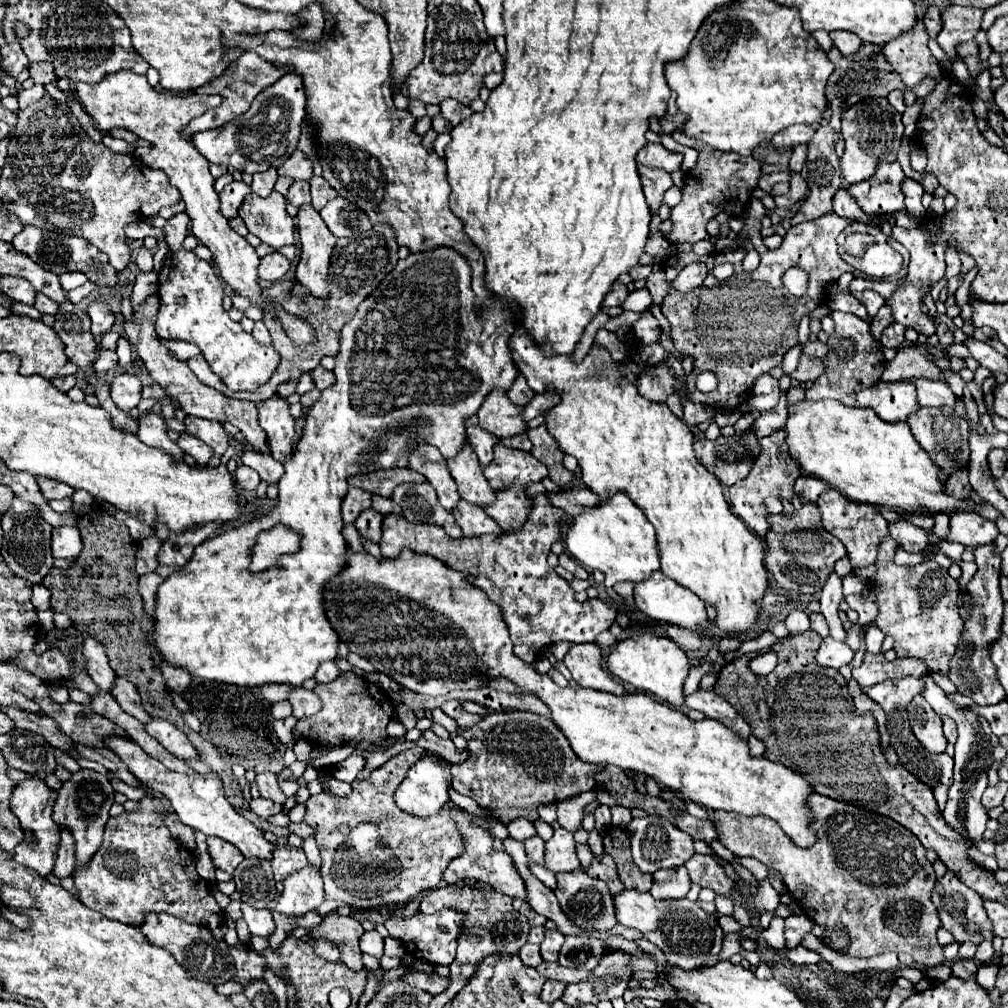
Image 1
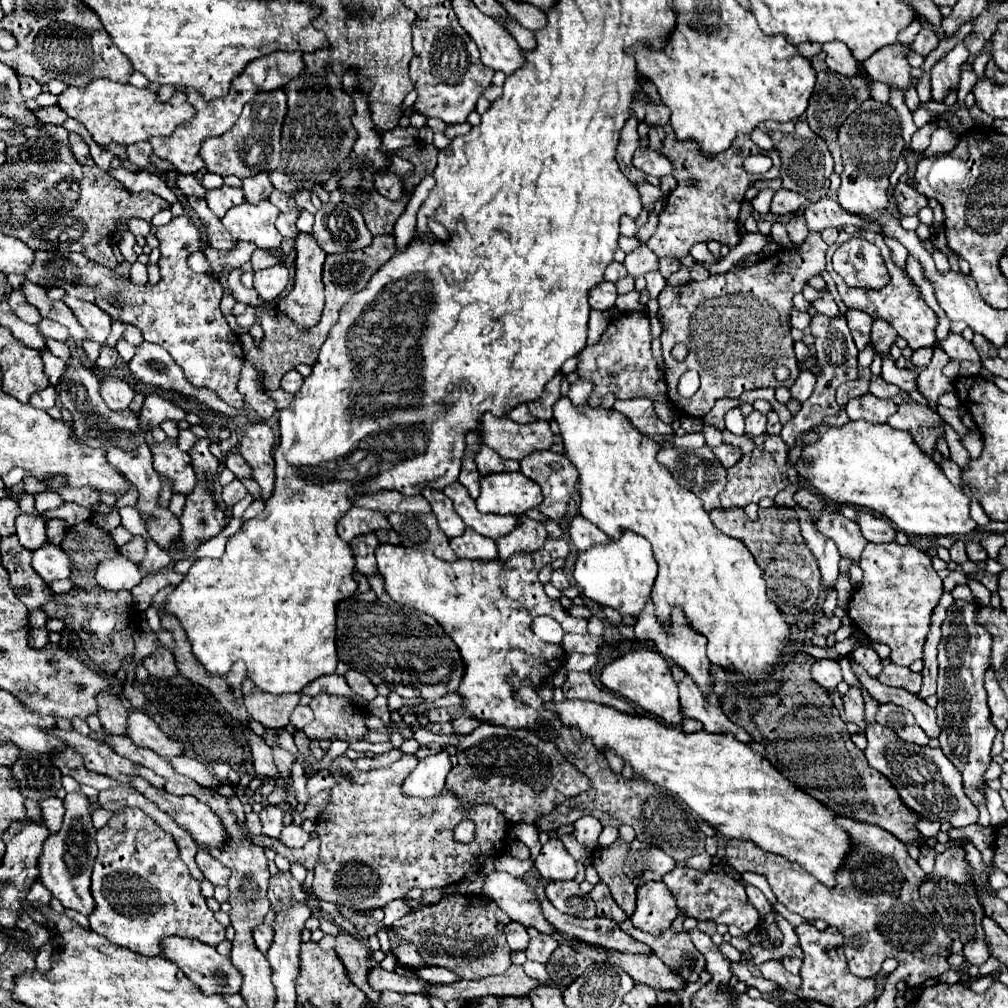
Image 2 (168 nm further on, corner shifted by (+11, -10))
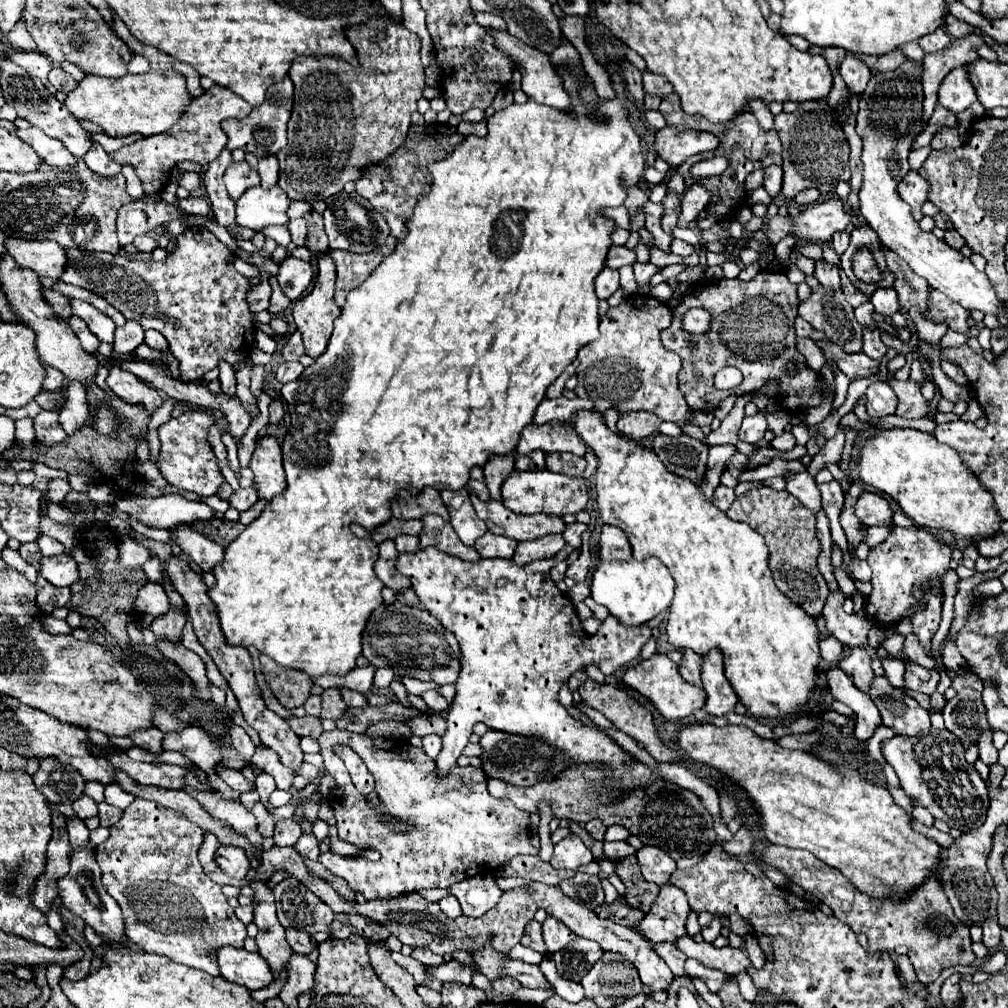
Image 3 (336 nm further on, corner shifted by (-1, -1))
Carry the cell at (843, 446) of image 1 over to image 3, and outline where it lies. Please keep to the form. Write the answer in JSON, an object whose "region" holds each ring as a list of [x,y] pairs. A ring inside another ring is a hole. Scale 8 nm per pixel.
{"region":[[[886,429],[880,435],[872,435],[860,447],[856,471],[860,483],[892,497],[918,527],[942,529],[968,539],[974,539],[976,535],[996,535],[1000,531],[1002,519],[1000,515],[996,515],[992,495],[988,495],[988,491],[984,491],[972,471],[962,465],[960,455],[948,445],[940,445],[932,433],[924,433],[918,429]]]}

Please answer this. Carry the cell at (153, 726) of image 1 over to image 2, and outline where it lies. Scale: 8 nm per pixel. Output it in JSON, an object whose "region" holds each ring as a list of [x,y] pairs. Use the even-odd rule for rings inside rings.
{"region":[[[178,756],[178,758],[172,758],[170,764],[174,766],[174,770],[178,774],[184,774],[192,780],[196,780],[200,786],[206,786],[206,788],[218,788],[222,786],[222,780],[216,778],[204,764],[188,758],[188,756]]]}

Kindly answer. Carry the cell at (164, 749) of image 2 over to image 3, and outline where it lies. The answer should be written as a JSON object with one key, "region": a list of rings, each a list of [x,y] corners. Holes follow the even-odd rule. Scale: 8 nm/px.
{"region":[[[184,727],[182,731],[166,733],[162,739],[162,747],[178,751],[184,757],[192,759],[208,775],[212,775],[214,765],[222,761],[222,753],[218,751],[216,743],[200,727]]]}

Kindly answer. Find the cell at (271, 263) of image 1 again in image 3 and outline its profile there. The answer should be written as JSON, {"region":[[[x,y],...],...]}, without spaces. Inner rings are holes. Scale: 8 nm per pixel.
{"region":[[[286,257],[280,263],[276,279],[280,283],[282,293],[288,299],[294,301],[294,299],[298,299],[304,293],[304,289],[312,281],[312,265],[308,261],[300,261],[296,257]]]}

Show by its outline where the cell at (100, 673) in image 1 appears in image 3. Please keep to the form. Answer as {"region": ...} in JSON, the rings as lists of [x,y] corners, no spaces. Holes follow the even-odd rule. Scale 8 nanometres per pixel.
{"region":[[[144,727],[144,729],[134,731],[130,735],[130,739],[132,739],[134,745],[140,745],[140,747],[150,749],[150,751],[162,751],[160,737],[164,737],[164,733],[160,729],[156,729],[156,727]]]}

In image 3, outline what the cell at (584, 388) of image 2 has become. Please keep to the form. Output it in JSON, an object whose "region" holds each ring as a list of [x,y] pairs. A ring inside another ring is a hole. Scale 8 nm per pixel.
{"region":[[[566,397],[544,399],[534,413],[534,423],[542,425],[548,421],[570,421],[576,411],[593,407],[593,401],[590,399],[566,399]]]}

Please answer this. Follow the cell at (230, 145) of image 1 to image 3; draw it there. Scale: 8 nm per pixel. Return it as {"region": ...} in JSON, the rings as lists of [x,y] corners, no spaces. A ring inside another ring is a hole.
{"region":[[[286,77],[280,83],[274,83],[266,91],[264,103],[254,107],[248,117],[244,117],[244,119],[226,119],[222,123],[222,129],[230,139],[228,149],[230,151],[242,149],[244,153],[254,153],[258,159],[268,157],[268,155],[276,155],[286,145],[286,125],[288,125],[290,111],[292,111],[292,91],[294,91],[294,85]]]}

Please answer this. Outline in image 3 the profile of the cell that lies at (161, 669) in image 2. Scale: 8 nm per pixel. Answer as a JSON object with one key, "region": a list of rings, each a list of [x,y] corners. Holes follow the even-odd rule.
{"region":[[[170,609],[166,615],[154,619],[150,629],[156,633],[156,637],[162,637],[162,639],[166,637],[168,641],[172,639],[172,643],[180,643],[184,623],[186,623],[186,617],[178,609]]]}

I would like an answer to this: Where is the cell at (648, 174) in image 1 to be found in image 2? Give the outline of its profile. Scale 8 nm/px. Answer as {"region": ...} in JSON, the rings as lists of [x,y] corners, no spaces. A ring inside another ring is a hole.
{"region":[[[632,112],[620,132],[620,144],[618,144],[618,152],[616,152],[616,160],[620,164],[620,170],[632,184],[644,182],[644,172],[634,168],[634,164],[632,164],[632,156],[634,156],[636,148],[640,146],[640,136],[636,132],[636,126],[638,126],[638,120]]]}

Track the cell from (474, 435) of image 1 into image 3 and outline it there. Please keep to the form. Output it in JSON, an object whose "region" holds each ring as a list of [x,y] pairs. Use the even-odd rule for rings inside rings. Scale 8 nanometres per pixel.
{"region":[[[474,467],[472,473],[470,473],[470,481],[468,481],[468,489],[472,489],[480,499],[488,501],[490,499],[490,493],[488,493],[488,487],[484,483],[484,471],[482,467]]]}

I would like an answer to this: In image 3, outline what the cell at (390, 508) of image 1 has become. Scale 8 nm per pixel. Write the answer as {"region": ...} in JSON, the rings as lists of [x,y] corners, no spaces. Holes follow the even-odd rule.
{"region":[[[398,535],[398,537],[394,539],[394,543],[396,543],[396,547],[398,547],[398,551],[400,551],[400,553],[416,551],[416,549],[420,547],[418,537],[414,537],[414,535]]]}

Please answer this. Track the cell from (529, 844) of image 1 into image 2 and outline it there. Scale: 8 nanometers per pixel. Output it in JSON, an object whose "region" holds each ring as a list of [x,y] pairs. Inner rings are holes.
{"region":[[[534,888],[538,902],[542,906],[544,916],[548,918],[548,922],[558,928],[564,934],[572,934],[578,936],[582,940],[588,940],[592,944],[602,944],[606,948],[614,948],[620,952],[630,952],[630,954],[652,954],[652,950],[646,944],[636,942],[632,936],[628,936],[626,932],[620,930],[618,922],[608,920],[608,918],[590,918],[590,920],[582,920],[582,918],[572,918],[572,916],[564,916],[562,912],[558,912],[544,894],[544,888]]]}

